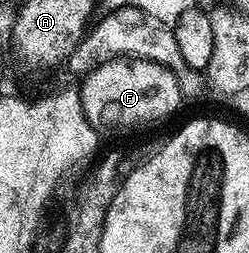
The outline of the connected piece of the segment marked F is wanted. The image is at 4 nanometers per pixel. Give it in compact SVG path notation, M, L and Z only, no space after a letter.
M138 57L118 59L101 65L82 81L85 82L79 85L79 92L83 103L83 115L87 115L87 123L91 123L91 127L98 131L117 129L120 125L145 125L148 121L161 121L164 117L171 116L180 107L181 96L183 96L177 77L167 67Z

